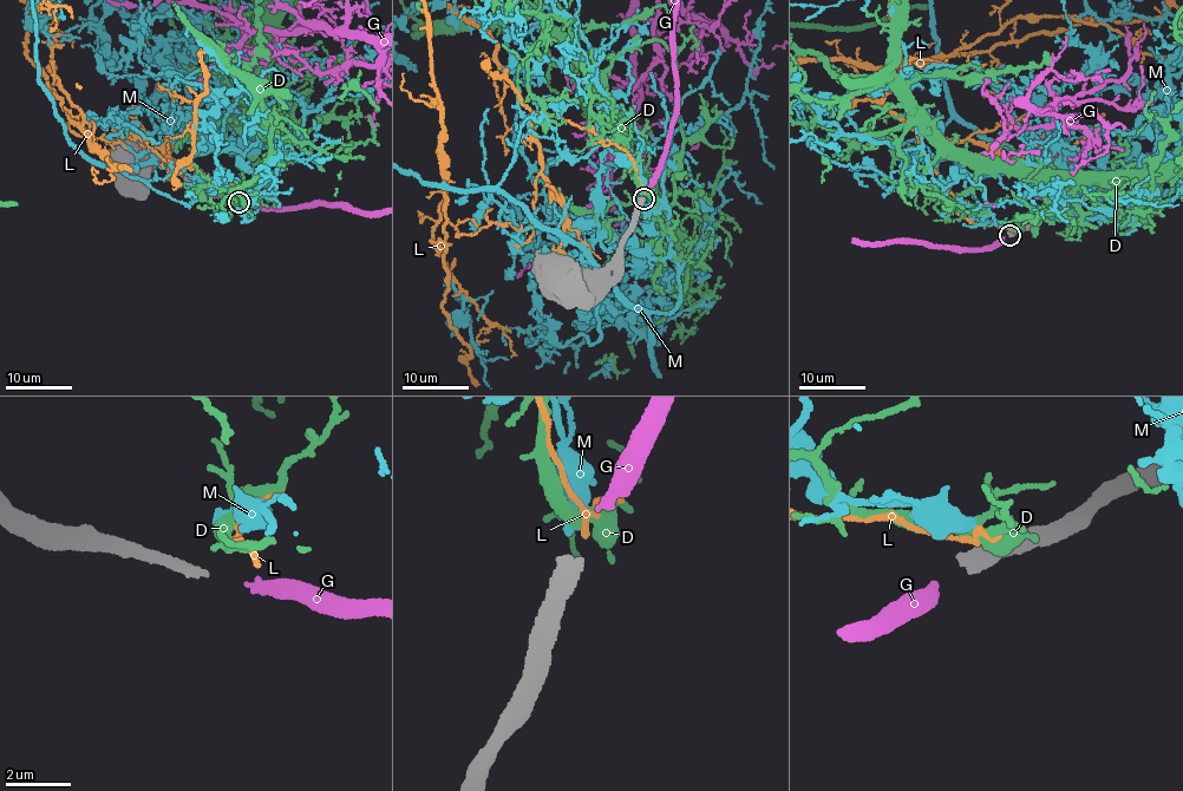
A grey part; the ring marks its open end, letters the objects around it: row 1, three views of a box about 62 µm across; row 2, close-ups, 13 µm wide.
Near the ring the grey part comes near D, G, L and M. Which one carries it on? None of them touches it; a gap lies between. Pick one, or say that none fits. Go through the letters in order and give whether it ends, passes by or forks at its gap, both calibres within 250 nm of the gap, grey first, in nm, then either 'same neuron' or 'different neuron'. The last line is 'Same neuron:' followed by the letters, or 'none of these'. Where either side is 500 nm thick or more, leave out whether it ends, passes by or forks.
D: it forks; calibres 340 and 300 nm; different neuron
G: it ends; calibres 340 and 320 nm; same neuron
L: it passes by; calibres 340 and 140 nm; different neuron
M: it ends; calibres 340 and 200 nm; different neuron
Same neuron: G

